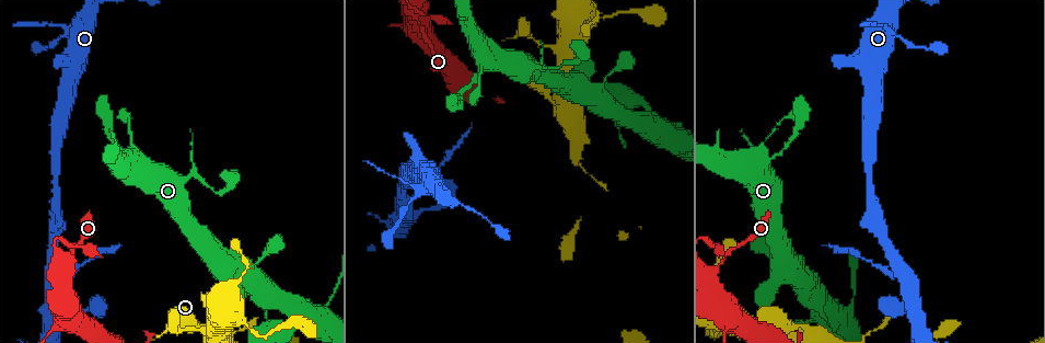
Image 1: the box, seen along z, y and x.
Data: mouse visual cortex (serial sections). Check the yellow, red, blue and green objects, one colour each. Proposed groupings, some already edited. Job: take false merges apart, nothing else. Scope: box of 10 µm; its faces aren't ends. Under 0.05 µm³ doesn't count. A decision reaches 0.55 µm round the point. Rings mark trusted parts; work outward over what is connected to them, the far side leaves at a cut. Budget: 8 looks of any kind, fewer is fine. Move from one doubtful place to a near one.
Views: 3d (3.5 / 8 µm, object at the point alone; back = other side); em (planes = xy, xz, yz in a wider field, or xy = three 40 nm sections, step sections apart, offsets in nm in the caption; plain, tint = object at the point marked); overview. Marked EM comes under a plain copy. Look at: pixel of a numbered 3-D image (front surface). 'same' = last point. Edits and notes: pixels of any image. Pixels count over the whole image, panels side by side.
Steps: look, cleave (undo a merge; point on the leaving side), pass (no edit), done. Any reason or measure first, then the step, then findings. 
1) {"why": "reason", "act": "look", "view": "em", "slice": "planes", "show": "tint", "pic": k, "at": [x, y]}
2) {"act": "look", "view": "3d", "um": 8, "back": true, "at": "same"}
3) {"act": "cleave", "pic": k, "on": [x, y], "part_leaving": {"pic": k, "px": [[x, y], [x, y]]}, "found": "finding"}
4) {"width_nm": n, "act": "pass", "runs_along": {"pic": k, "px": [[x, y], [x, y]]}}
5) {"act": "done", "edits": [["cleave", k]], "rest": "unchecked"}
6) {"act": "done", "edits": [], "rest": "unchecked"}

{"why": "narrows sharply", "act": "look", "view": "3d", "um": 8, "back": true, "pic": 1, "at": [232, 266]}

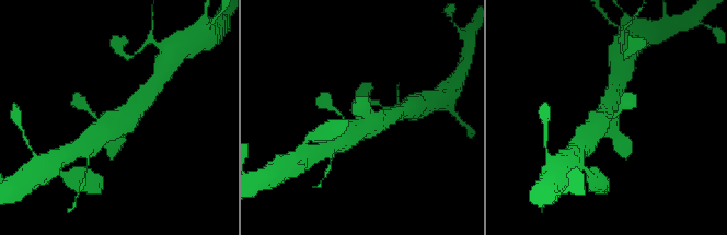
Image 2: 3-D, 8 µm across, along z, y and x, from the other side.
{"act": "look", "view": "em", "slice": "xy", "step": 3, "show": "tint", "at": "same"}

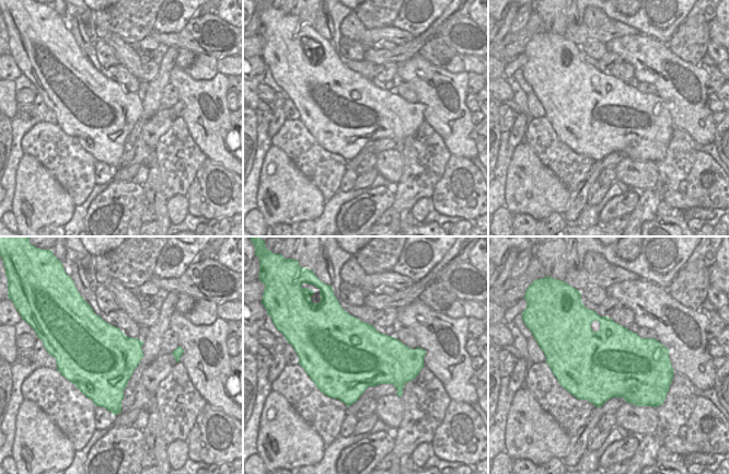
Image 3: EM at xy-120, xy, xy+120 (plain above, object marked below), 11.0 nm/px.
{"act": "pass", "runs_along": {"pic": 2, "px": [[145, 97], [100, 133]]}, "found": "one cell here"}

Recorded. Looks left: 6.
{"why": "branch point", "act": "look", "view": "3d", "um": 3.5, "pic": 1, "at": [404, 198]}

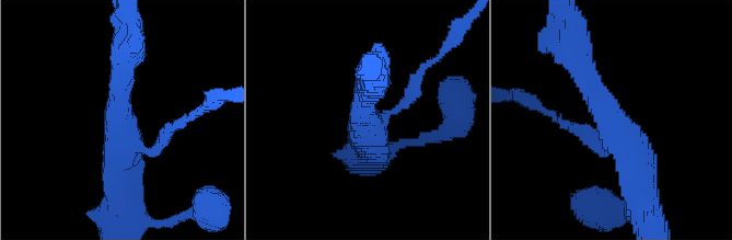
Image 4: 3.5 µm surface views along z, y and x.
{"arms": 3, "arm_widths_nm": [200, 300, 400], "act": "look", "view": "em", "slice": "xy", "step": 2, "show": "tint", "pic": 4, "at": [614, 131]}

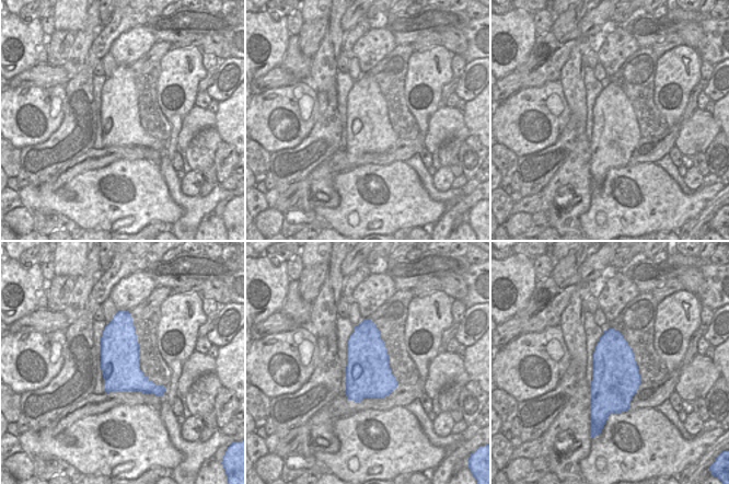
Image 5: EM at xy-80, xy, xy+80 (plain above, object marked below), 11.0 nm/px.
{"width_nm": 500, "act": "cleave", "pic": 4, "on": [576, 128], "part_leaving": {"pic": 4, "px": [[603, 150], [583, 129], [535, 106]]}, "found": "a second cell is stuck on"}

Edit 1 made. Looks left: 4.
{"why": "see it whole again", "act": "look", "view": "overview"}

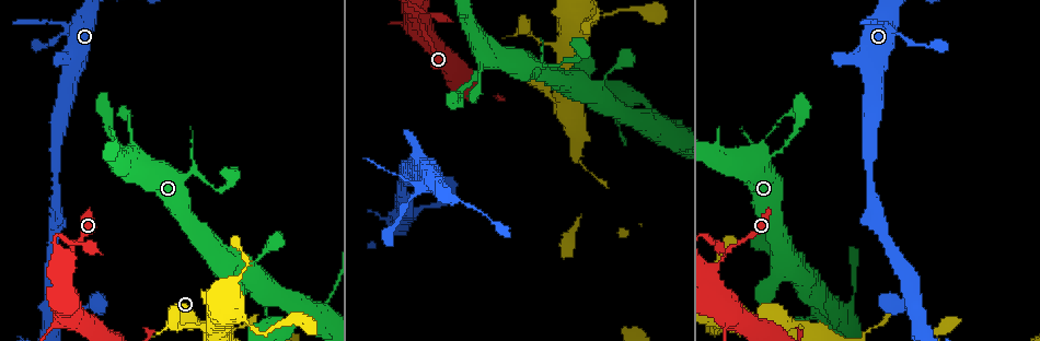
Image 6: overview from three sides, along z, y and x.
{"act": "look", "view": "3d", "um": 8, "pic": 6, "at": [717, 264]}

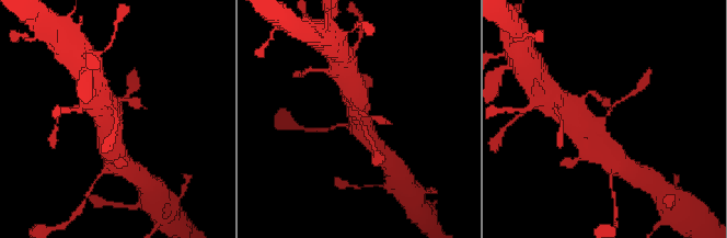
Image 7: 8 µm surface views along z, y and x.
{"arms": 3, "arm_widths_nm": [150, 450, 600], "why": "now the EM", "act": "look", "view": "em", "slice": "xy", "step": 1, "show": "tint", "at": "same"}

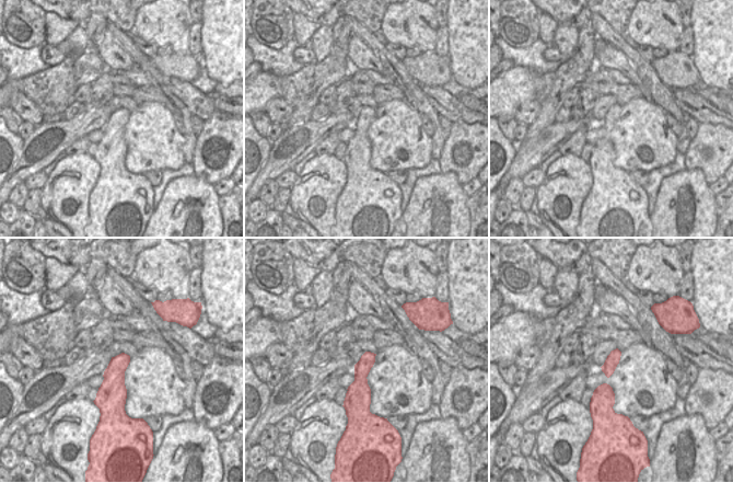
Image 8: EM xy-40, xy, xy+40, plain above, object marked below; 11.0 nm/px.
{"width_nm": 170, "act": "pass", "runs_along": {"pic": 7, "px": [[625, 97], [597, 126], [598, 146]]}, "found": "continuous, no second cell"}

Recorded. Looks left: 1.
{"act": "done", "edits": [["cleave", 4]], "rest": "unchecked"}

